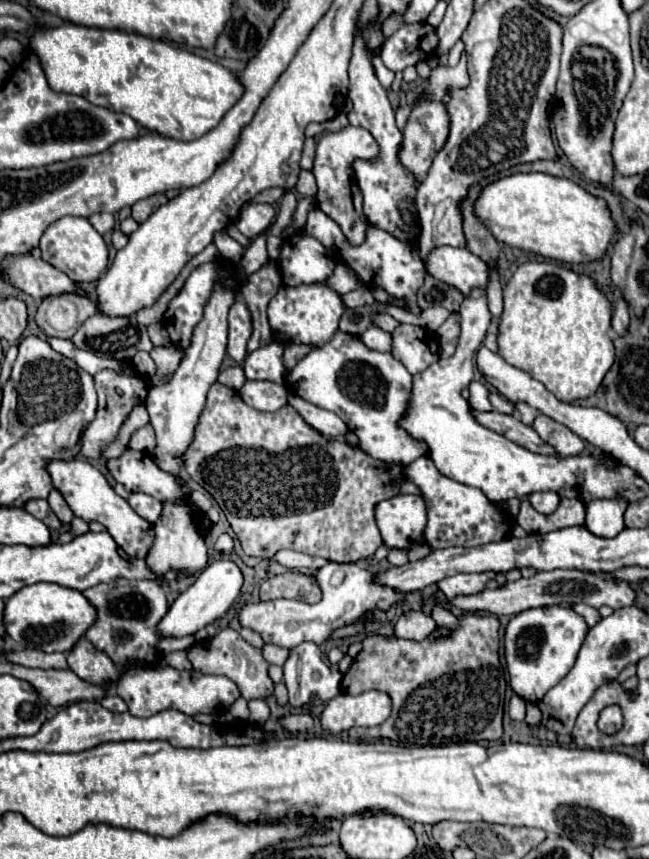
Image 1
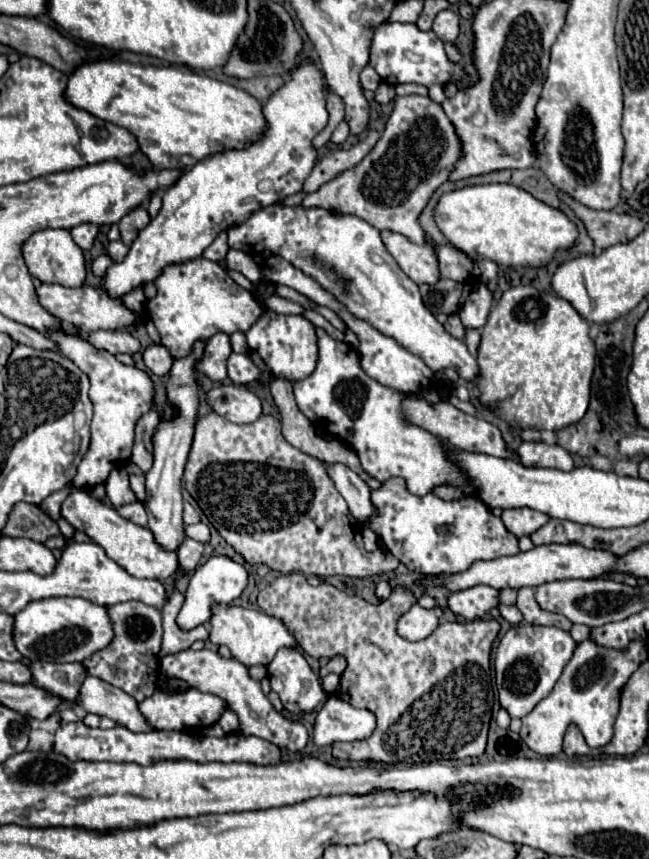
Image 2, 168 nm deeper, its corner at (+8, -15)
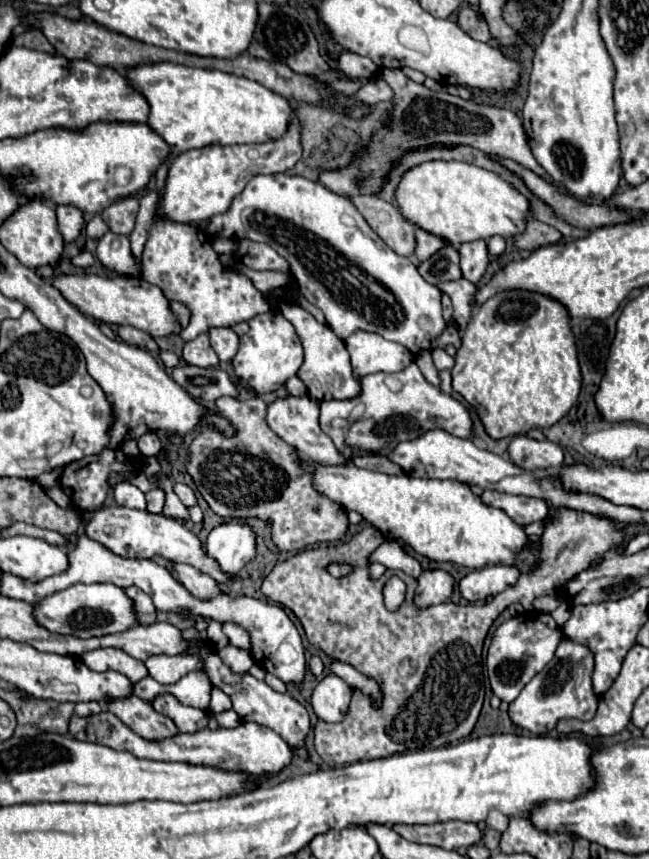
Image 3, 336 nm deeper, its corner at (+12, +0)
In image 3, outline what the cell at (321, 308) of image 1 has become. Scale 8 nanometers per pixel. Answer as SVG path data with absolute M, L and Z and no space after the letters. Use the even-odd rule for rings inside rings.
M269 309L249 321L249 331L241 337L239 353L233 357L233 369L237 377L247 383L257 395L275 391L289 377L297 375L303 365L303 345L295 327L281 315L279 309Z

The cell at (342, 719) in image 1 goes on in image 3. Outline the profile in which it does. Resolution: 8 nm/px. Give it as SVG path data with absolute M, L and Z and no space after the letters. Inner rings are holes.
M327 675L323 681L319 681L311 695L311 707L317 719L325 723L341 723L347 717L349 703L351 687L335 675Z

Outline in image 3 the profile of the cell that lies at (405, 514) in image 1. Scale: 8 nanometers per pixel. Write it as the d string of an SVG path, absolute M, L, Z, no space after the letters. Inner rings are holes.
M303 395L303 397L277 399L267 409L267 423L283 441L293 445L297 449L297 453L303 455L305 459L311 459L311 461L325 465L325 467L347 463L345 457L335 447L335 443L321 431L321 427L319 427L319 403L311 401L311 397Z

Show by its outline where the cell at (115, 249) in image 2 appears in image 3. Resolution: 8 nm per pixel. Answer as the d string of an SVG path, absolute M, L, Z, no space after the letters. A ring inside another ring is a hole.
M107 231L97 245L97 257L107 269L113 269L123 275L137 275L139 265L131 255L129 249L129 237L117 235L113 231Z

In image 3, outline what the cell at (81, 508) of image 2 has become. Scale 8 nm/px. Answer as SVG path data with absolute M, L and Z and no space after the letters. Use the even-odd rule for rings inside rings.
M119 505L99 507L95 511L77 509L77 515L85 521L85 533L91 539L103 543L107 549L111 549L113 553L117 553L121 557L151 559L155 555L161 555L173 563L193 565L195 569L201 569L203 573L211 575L219 583L227 581L227 577L219 569L219 565L215 565L215 561L211 561L211 557L207 557L207 553L203 553L201 541L183 523L179 523L175 519L169 519L165 515L153 515L153 513L139 511L139 509L119 507Z

